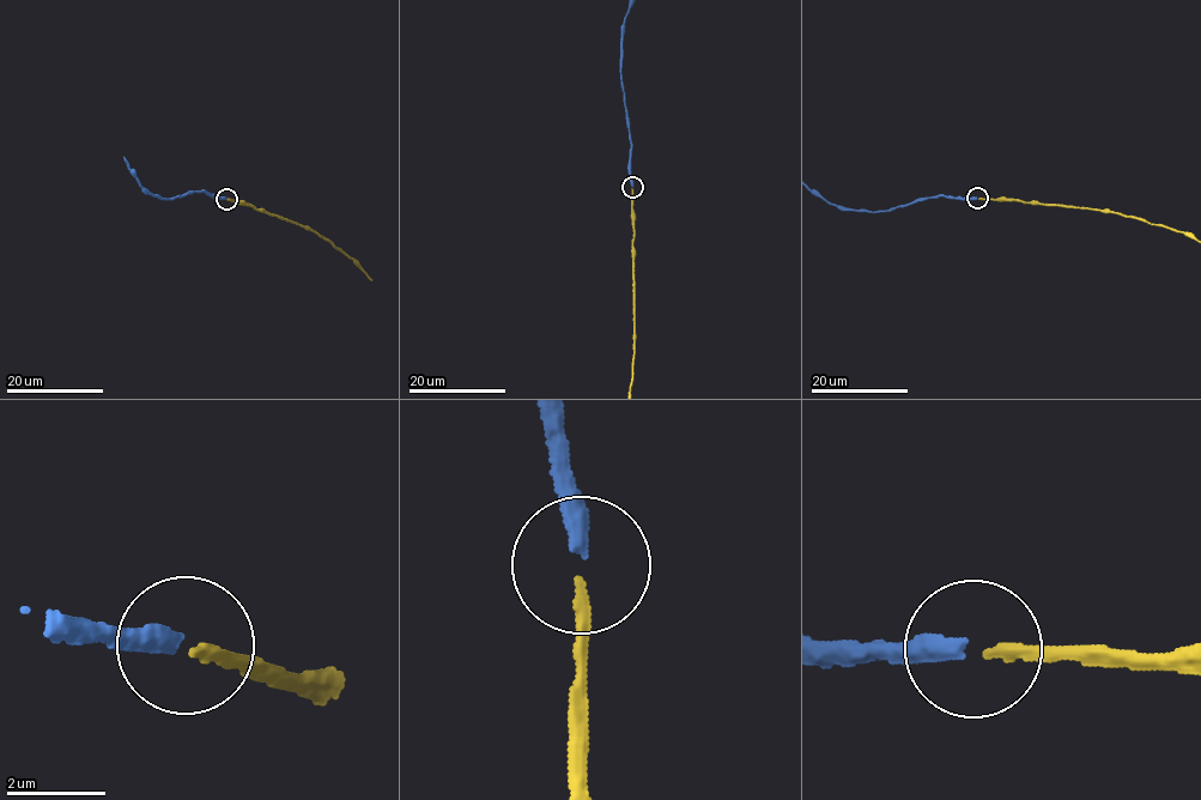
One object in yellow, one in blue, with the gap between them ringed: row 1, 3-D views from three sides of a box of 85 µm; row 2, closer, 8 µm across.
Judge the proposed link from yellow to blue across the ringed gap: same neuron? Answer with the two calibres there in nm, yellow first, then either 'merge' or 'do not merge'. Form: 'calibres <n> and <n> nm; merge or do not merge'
calibres 220 and 360 nm; merge

